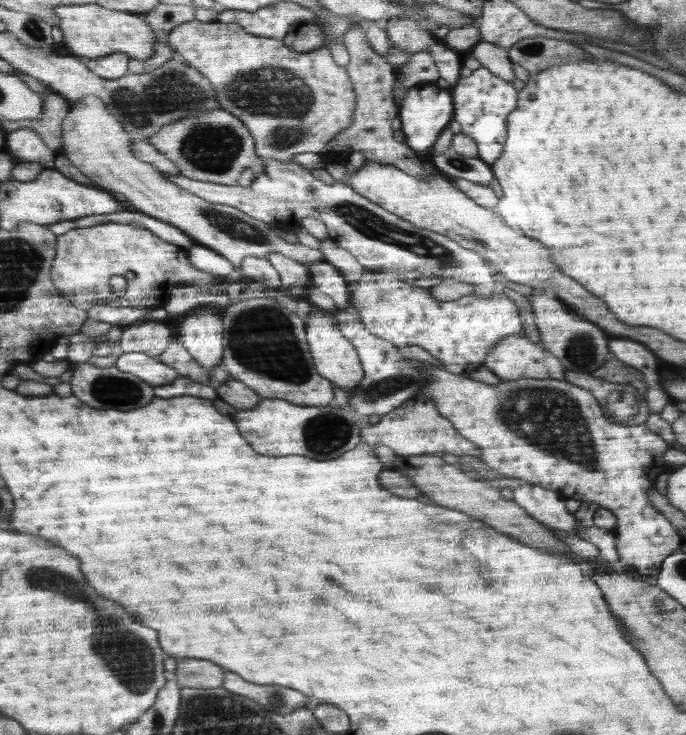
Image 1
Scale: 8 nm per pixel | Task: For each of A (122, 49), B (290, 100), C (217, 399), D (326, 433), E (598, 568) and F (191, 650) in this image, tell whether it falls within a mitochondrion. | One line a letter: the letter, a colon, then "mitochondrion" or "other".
A: other
B: mitochondrion
C: other
D: mitochondrion
E: other
F: other

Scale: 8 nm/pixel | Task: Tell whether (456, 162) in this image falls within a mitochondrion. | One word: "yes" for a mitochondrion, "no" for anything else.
yes

